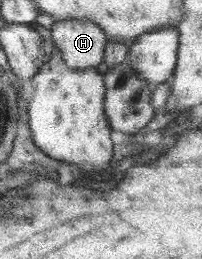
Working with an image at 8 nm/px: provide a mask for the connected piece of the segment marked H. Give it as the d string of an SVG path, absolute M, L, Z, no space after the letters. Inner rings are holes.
M65 19L51 29L53 43L67 64L82 71L105 61L109 40L102 27L88 19Z

